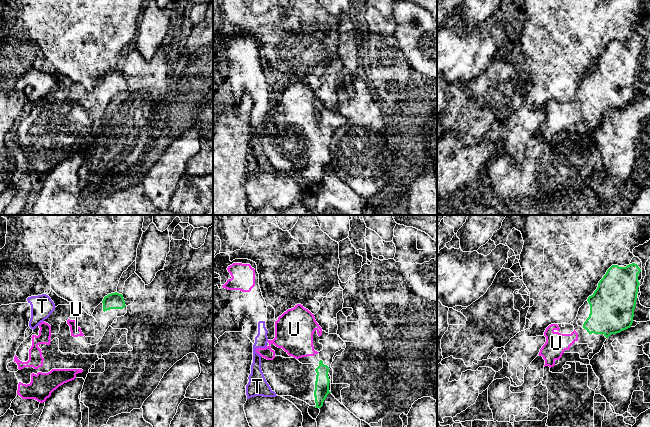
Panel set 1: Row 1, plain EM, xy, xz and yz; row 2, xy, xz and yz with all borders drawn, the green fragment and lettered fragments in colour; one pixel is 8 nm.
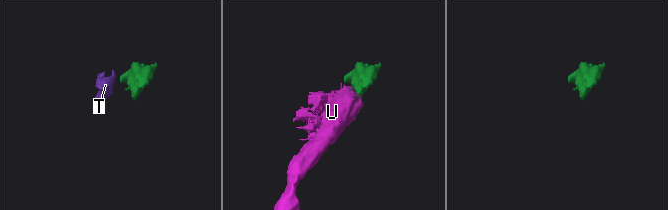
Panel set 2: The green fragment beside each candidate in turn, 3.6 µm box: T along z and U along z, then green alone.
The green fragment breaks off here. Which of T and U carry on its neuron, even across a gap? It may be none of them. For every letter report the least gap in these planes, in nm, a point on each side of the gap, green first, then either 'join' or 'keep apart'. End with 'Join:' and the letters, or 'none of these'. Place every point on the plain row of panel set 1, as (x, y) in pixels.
T: 300 nm | xz (314, 171), (276, 171) | keep apart
U: 60 nm | xz (320, 136), (317, 129) | join
Join: U

